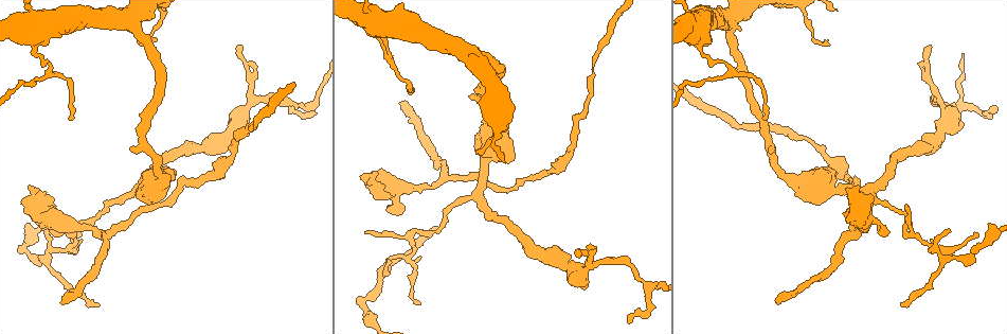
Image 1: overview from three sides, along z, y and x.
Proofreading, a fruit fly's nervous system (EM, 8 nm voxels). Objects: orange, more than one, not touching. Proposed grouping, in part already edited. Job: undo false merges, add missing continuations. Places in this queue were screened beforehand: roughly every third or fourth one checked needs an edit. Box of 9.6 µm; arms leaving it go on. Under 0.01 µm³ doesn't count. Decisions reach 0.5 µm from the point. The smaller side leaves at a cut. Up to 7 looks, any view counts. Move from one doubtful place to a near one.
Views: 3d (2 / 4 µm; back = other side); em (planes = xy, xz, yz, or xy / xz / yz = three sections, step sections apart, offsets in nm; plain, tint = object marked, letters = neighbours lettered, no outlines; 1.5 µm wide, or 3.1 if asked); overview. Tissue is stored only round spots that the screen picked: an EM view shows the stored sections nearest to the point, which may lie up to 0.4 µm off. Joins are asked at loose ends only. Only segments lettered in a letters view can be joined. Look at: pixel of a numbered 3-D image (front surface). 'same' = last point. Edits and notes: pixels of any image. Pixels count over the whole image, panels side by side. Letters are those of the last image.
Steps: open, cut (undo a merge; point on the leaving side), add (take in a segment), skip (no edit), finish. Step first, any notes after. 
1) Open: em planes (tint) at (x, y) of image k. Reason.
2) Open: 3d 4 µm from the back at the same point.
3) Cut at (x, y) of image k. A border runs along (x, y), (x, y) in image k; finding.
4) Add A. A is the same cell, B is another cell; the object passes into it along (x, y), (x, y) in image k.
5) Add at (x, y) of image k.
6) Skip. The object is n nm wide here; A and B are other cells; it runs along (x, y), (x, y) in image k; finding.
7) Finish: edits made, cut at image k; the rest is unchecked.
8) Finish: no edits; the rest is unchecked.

Open: 3d 2 µm at (309, 105) of image 1.

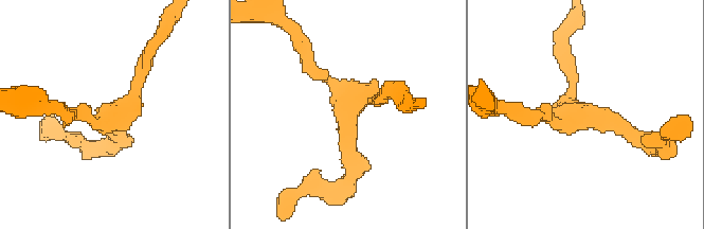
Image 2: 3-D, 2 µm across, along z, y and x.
Open: em planes (tint) at (349, 100) of image 2. 3 arms meet here; now the EM.

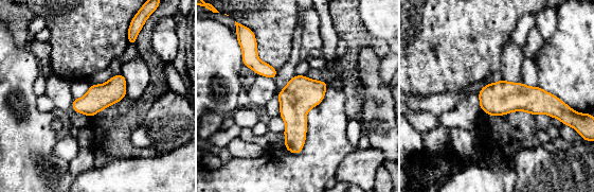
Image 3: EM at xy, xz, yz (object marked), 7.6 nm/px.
Open: em planes (letters) at the same point. See the neighbours.

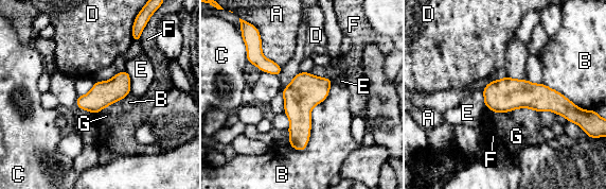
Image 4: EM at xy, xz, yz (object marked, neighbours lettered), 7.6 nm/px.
Skip. The longest contact is with B, 600 nm; A, B, C, D, E, F and G are other cells; all the same cell.

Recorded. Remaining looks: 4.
Open: em xz step 8 (tint) at (739, 125) of image 1. Narrows sharply.

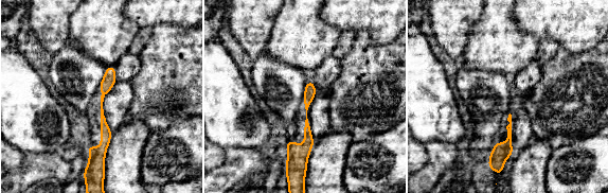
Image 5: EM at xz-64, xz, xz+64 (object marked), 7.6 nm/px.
Open: em planes (letters) at the same point.

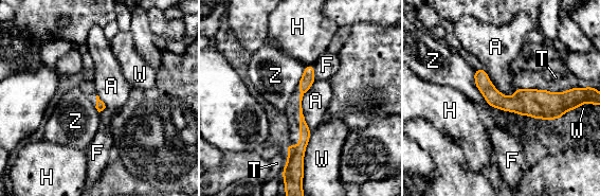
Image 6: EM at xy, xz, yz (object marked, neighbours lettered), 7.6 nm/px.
Skip. The longest contact is with Z, 550 nm; A, F, H, T, W and Z are other cells; a border runs along (315, 79), (302, 101), (309, 129) in image 6; continuous, no second cell.

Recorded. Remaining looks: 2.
Finish: no edits; the rest is unchecked.

